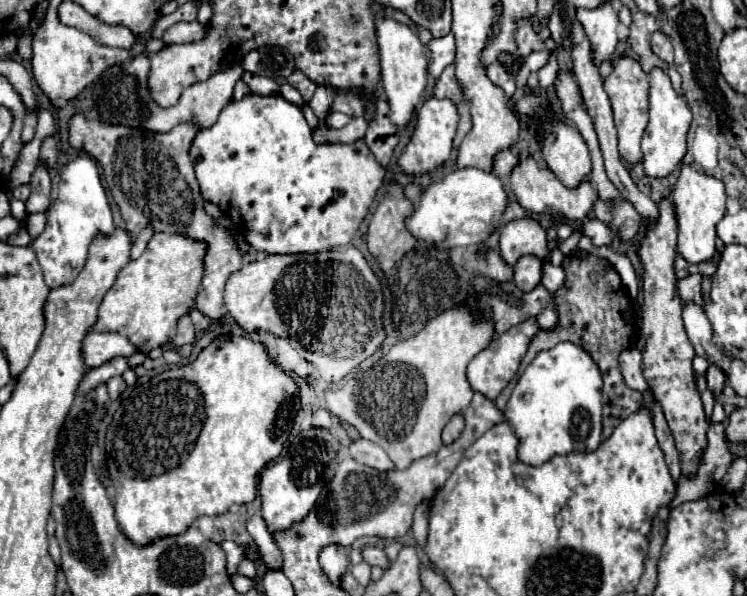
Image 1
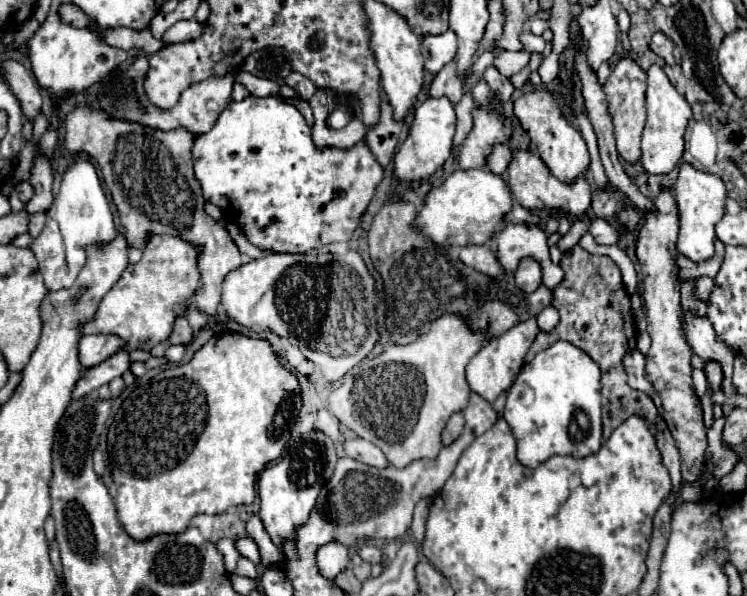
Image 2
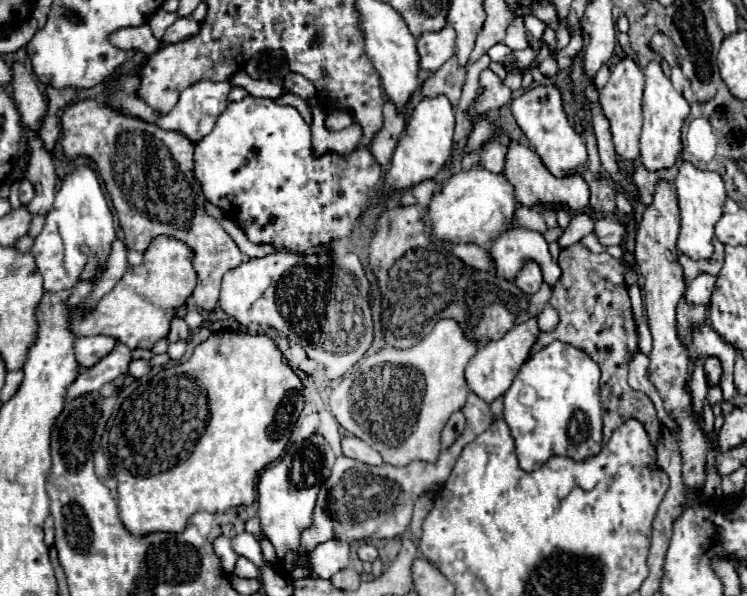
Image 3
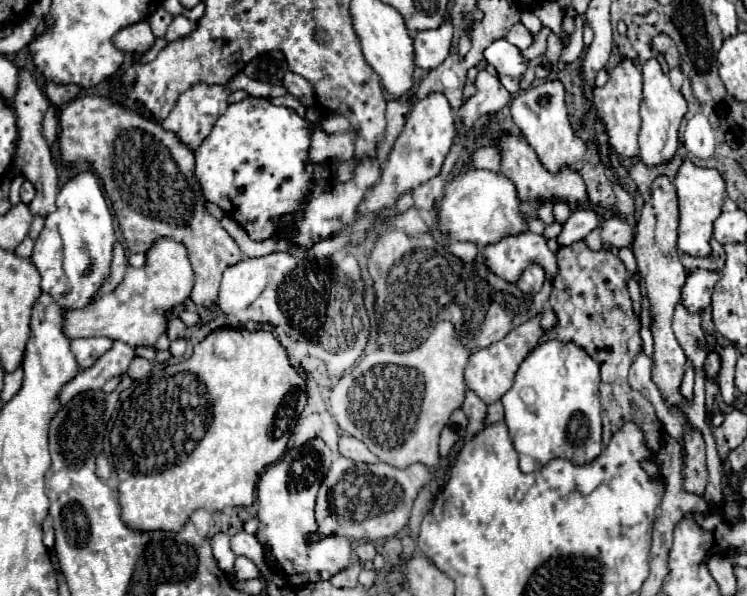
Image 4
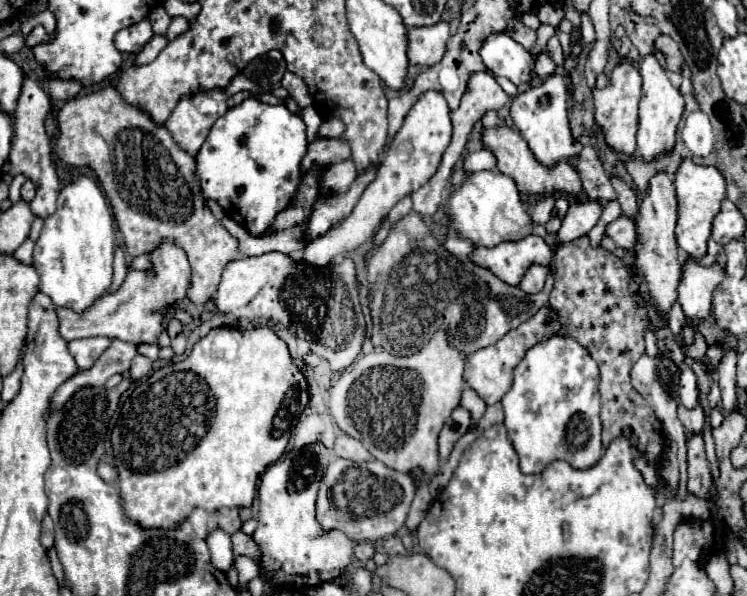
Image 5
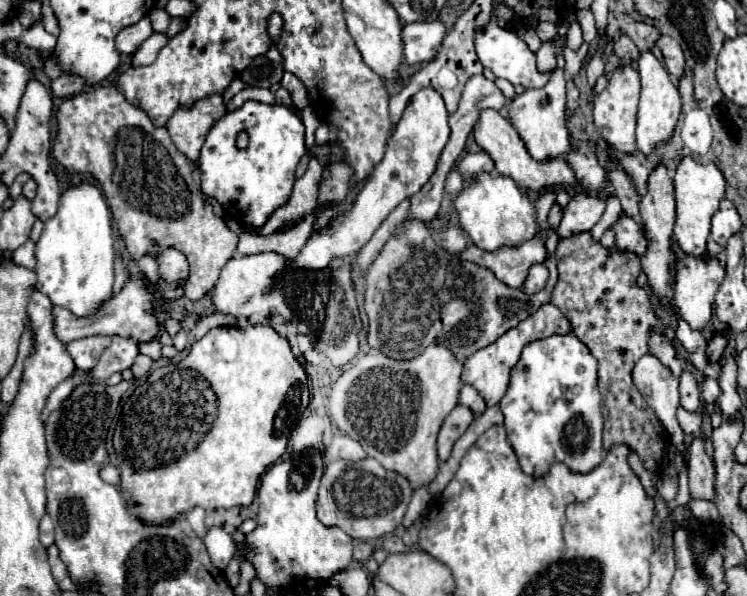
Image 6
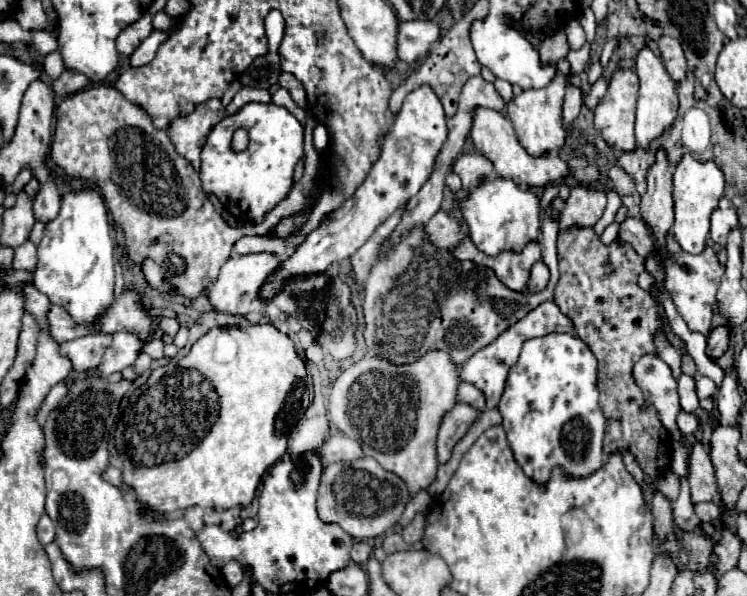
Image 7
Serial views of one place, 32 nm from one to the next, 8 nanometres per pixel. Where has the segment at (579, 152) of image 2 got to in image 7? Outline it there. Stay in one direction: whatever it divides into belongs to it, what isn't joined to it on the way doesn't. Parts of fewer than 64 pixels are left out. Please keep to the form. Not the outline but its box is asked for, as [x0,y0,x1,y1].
[508,70,566,156]

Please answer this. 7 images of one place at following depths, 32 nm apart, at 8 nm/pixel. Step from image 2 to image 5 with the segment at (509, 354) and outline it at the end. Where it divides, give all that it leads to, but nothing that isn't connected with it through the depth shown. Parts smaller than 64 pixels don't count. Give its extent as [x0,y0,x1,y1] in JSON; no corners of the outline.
[464,308,562,406]

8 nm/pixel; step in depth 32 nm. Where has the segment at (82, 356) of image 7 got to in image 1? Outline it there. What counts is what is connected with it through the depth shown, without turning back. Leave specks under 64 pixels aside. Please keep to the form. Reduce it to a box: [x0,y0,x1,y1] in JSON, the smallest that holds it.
[84,332,138,368]

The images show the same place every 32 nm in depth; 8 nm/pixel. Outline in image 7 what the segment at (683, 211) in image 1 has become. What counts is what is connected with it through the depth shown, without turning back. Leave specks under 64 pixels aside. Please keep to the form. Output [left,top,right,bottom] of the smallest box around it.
[672,154,724,254]

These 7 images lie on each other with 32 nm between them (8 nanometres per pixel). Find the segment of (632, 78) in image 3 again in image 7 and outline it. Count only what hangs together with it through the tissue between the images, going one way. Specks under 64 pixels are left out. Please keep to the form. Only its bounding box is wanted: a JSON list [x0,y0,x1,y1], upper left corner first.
[594,70,638,152]

